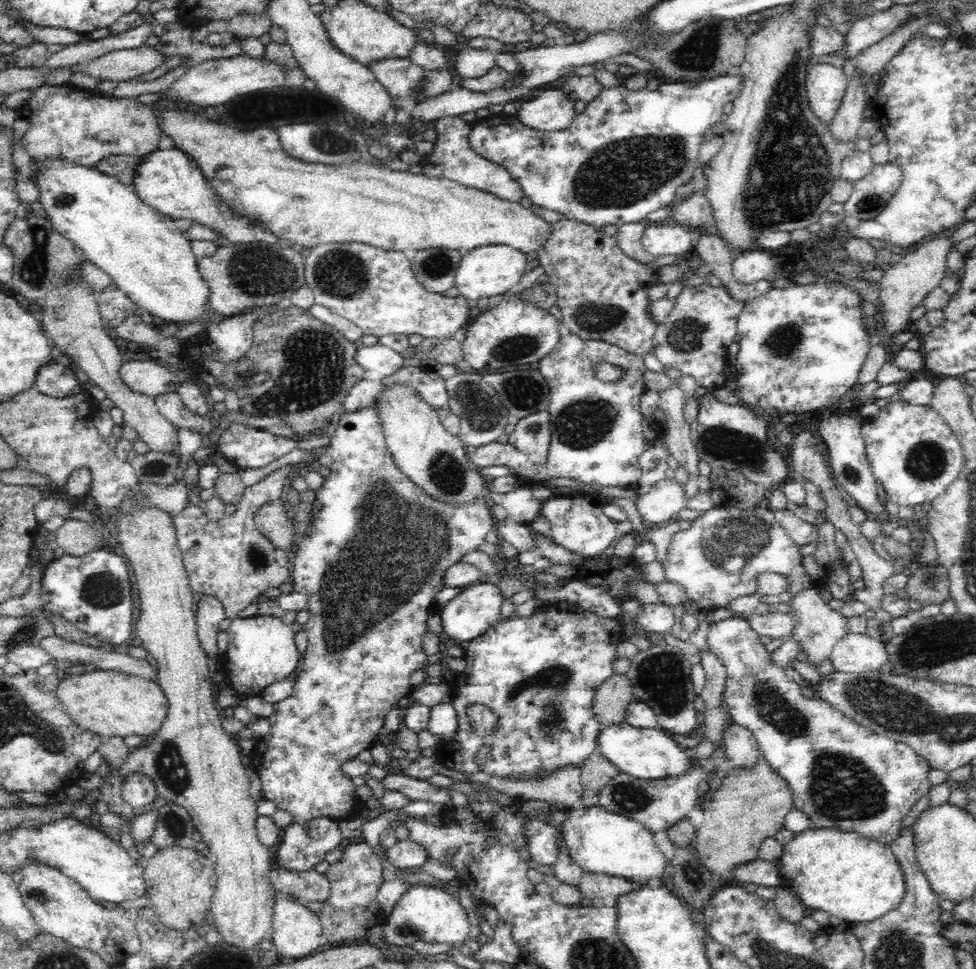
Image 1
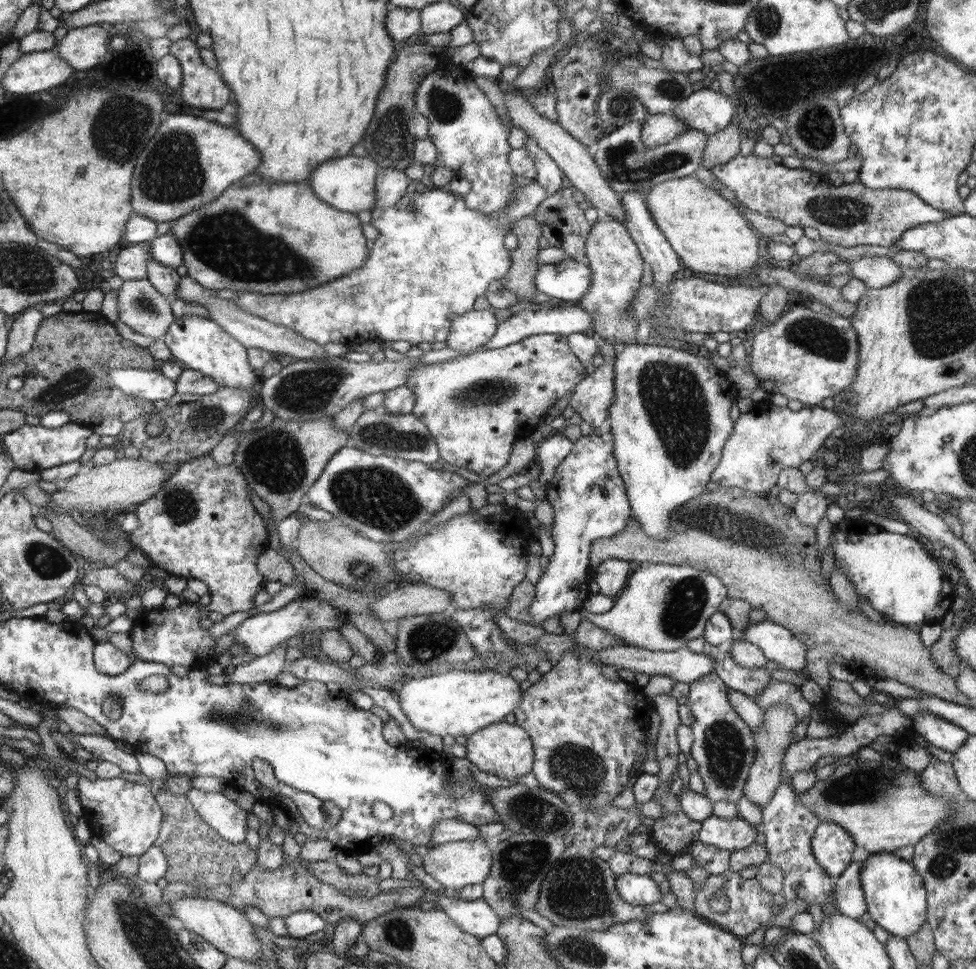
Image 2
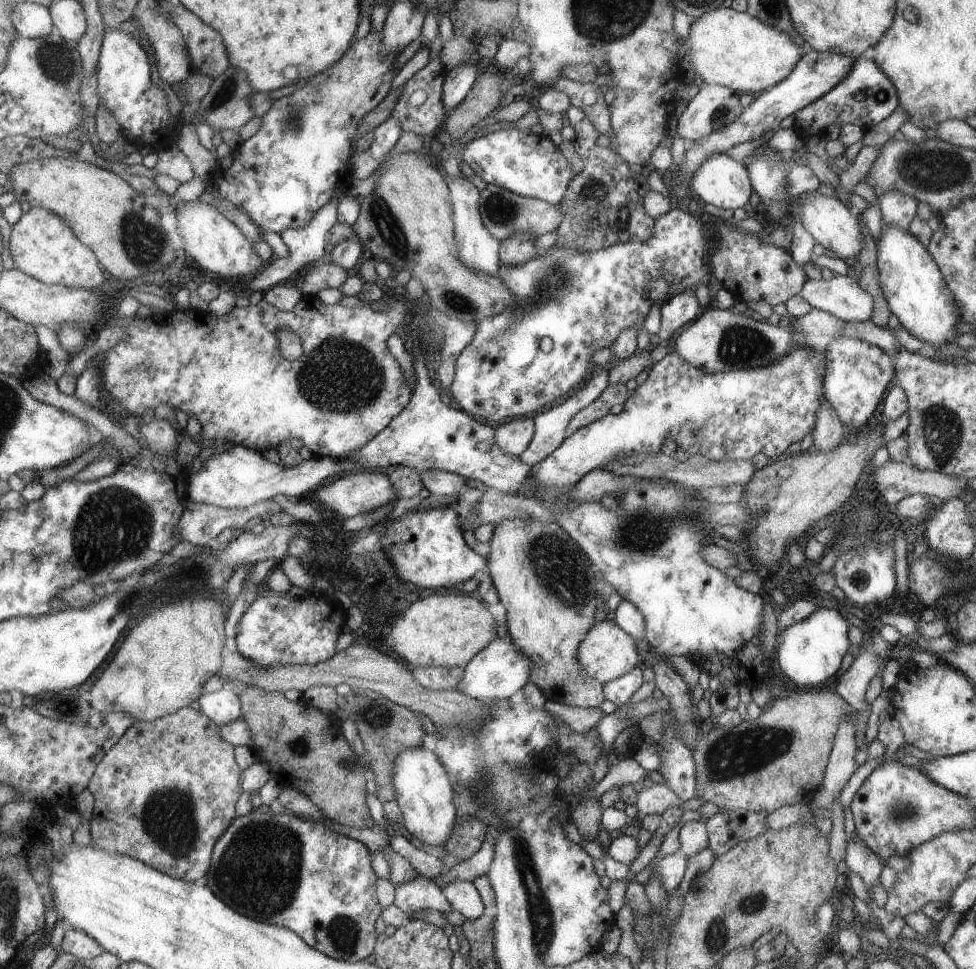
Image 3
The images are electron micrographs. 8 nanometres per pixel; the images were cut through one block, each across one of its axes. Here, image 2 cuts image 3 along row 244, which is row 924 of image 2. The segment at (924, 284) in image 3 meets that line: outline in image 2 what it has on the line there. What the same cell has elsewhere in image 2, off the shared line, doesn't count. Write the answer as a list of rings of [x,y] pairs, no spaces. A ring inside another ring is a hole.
[[[894,852],[870,853],[869,857],[861,862],[860,874],[863,891],[866,893],[867,915],[875,921],[876,925],[888,931],[891,936],[908,940],[912,935],[916,935],[927,921],[927,888],[926,882],[922,882],[922,878],[915,865],[896,857]]]

